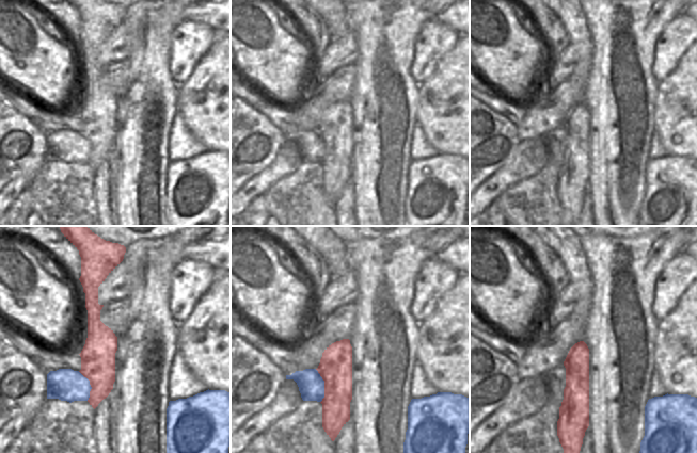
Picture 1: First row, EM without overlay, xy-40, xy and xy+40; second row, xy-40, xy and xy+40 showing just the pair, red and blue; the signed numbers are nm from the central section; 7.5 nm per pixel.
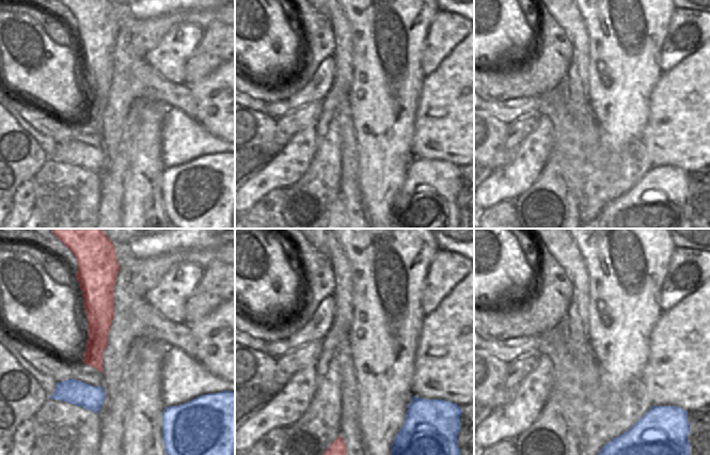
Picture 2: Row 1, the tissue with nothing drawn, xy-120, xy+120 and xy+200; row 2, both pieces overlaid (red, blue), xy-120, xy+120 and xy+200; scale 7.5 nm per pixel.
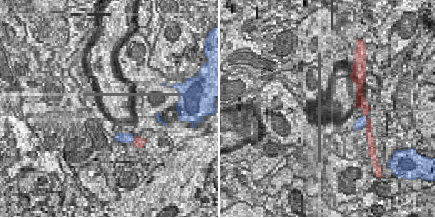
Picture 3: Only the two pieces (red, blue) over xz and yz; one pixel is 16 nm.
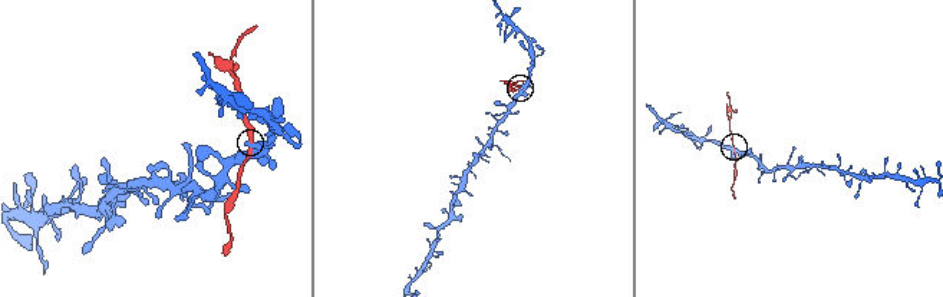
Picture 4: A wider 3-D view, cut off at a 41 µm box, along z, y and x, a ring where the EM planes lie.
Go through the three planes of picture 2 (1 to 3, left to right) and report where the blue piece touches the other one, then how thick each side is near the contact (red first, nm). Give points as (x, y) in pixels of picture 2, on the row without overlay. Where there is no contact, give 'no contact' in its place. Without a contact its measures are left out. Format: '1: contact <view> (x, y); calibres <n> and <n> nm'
1: no contact
2: no contact
3: no contact

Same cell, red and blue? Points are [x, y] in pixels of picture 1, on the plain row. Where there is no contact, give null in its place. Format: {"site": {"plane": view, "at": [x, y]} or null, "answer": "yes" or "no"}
{"site": {"plane": "xy", "at": [325, 147]}, "answer": "no"}

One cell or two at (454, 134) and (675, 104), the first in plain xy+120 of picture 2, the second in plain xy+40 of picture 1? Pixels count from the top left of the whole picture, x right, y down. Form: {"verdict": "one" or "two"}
{"verdict": "one"}

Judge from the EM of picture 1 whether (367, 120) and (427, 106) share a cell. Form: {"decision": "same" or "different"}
{"decision": "different"}

